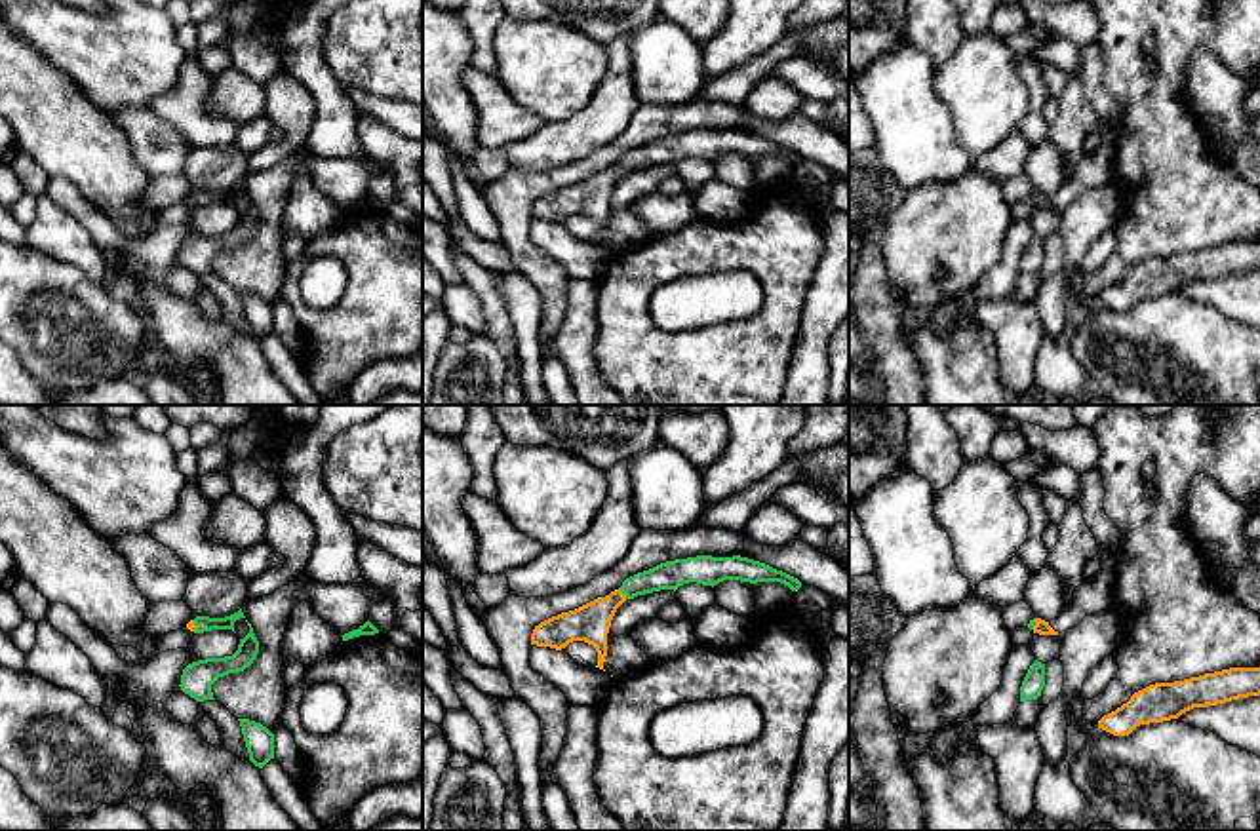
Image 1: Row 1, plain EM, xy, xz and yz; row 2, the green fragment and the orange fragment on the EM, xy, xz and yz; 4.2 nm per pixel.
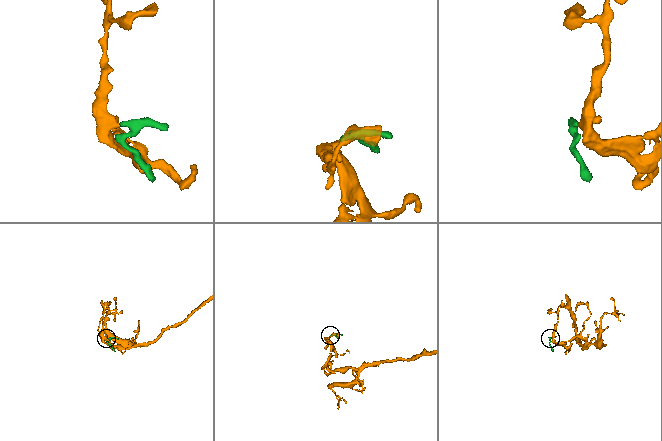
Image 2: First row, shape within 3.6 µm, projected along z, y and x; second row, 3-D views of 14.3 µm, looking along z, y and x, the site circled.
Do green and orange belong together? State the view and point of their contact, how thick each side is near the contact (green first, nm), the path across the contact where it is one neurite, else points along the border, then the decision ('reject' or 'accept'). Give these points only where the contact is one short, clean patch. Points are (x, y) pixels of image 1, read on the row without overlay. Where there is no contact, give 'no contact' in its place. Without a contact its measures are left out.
xz (623, 166) | 120/160 nm | across xz (670, 149), (623, 166), (590, 196) | accept

